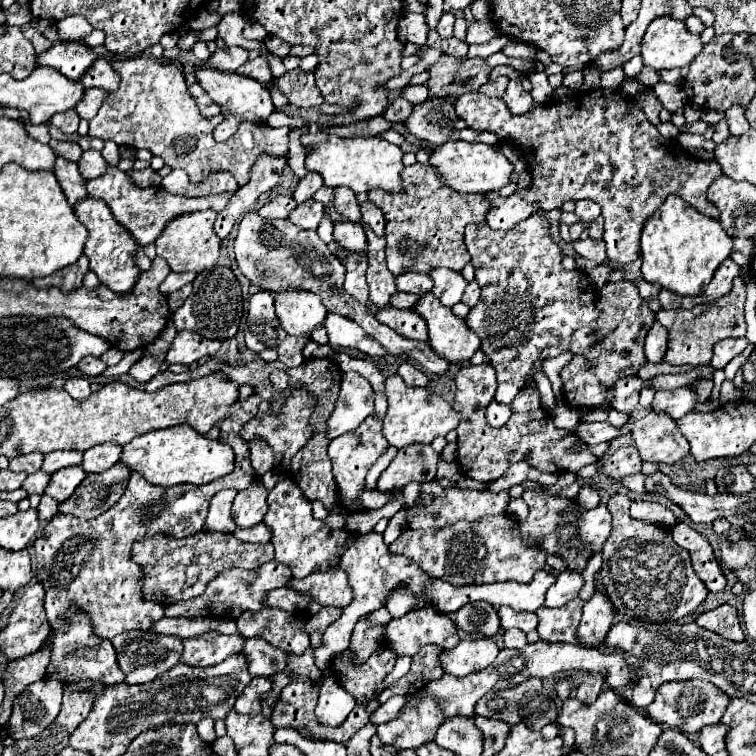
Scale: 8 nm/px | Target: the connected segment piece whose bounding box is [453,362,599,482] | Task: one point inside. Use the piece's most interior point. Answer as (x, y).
(485, 453)

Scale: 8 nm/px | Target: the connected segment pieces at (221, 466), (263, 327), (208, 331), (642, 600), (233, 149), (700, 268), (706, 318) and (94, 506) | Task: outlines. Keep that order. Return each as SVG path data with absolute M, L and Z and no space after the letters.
M181 424L133 438L133 442L123 446L121 462L139 472L153 486L169 488L177 484L209 484L229 474L233 470L235 458L231 446L223 444L221 440L209 440L195 432L189 424Z
M257 292L249 300L249 322L245 328L245 344L253 352L261 352L265 348L277 348L279 342L287 336L287 332L279 326L273 294Z
M215 264L211 270L203 270L197 274L197 278L191 282L193 292L183 302L183 306L173 312L175 328L181 330L193 330L201 334L203 338L217 338L227 340L237 334L241 316L243 316L243 296L239 280L235 278L233 270L221 264Z
M623 494L611 496L607 502L613 516L613 532L601 550L601 584L613 606L627 618L653 624L681 620L695 612L709 590L697 578L689 552L671 540L671 530L631 518L629 506L631 500Z
M133 58L133 60L115 60L115 72L121 78L117 90L109 92L97 116L89 122L89 136L97 136L103 140L113 140L119 146L131 146L135 150L147 148L155 156L161 156L169 168L183 168L193 184L201 184L211 172L231 172L237 182L243 186L249 182L251 166L261 154L287 156L287 128L269 128L267 124L251 124L243 122L241 130L237 130L227 142L219 144L213 140L213 128L217 126L217 118L203 118L199 108L195 106L193 96L187 90L185 78L175 64L161 64L157 58Z
M669 196L663 206L647 218L641 232L643 276L681 296L701 296L711 282L717 266L729 256L733 244L719 220L703 216L679 196Z
M735 278L733 288L711 304L699 304L691 310L659 310L657 320L669 332L669 346L665 354L665 362L673 366L699 366L709 364L713 356L713 344L725 338L741 338L745 336L745 284L741 278Z
M121 462L105 472L87 474L87 478L79 484L79 490L75 490L67 502L59 504L59 512L87 520L97 518L115 502L119 502L127 488L129 476L131 470L127 466L121 466Z

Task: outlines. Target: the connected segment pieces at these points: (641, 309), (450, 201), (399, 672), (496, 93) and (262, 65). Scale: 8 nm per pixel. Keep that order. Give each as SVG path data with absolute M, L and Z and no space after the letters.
M627 280L607 282L601 286L595 302L601 310L599 318L593 322L593 328L581 328L573 334L569 350L585 356L593 364L593 372L601 384L615 384L619 378L637 376L641 366L647 362L643 354L643 340L655 322L655 312L649 310L647 300L639 296L635 284Z
M413 164L403 168L403 192L391 194L383 190L371 190L369 200L385 214L385 238L387 238L387 266L397 274L425 272L435 268L449 268L461 272L469 264L469 254L463 242L463 230L467 224L479 224L487 216L487 202L483 194L459 194L449 190L429 164Z
M402 656L397 659L397 663L393 668L393 672L385 678L385 686L389 686L389 684L393 684L395 680L399 680L401 676L405 676L407 674L407 670L410 670L411 660L409 656Z
M501 76L497 80L491 80L485 86L481 86L481 94L489 96L489 98L501 98L505 88L507 88L507 82L509 82L509 78L505 78L505 76Z
M259 56L259 58L255 58L255 60L245 62L237 72L243 74L243 76L249 76L249 78L255 78L255 80L259 80L261 84L269 84L269 82L273 80L271 68L269 68L269 62L267 62L265 56Z

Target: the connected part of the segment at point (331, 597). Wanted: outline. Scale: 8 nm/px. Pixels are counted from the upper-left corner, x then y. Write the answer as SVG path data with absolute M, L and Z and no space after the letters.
M341 568L327 570L323 574L317 572L303 580L291 580L289 586L297 592L309 592L321 606L345 608L353 596L351 588L347 586L347 574Z

